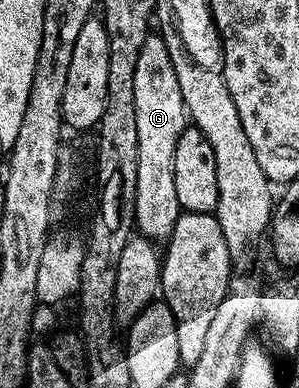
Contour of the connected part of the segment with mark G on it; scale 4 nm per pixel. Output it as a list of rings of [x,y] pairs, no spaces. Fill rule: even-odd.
[[[157,32],[146,35],[144,48],[136,60],[136,212],[137,233],[151,240],[169,239],[176,220],[183,213],[176,200],[174,156],[176,140],[188,125],[186,105],[176,84],[175,55],[170,54],[166,42]]]

